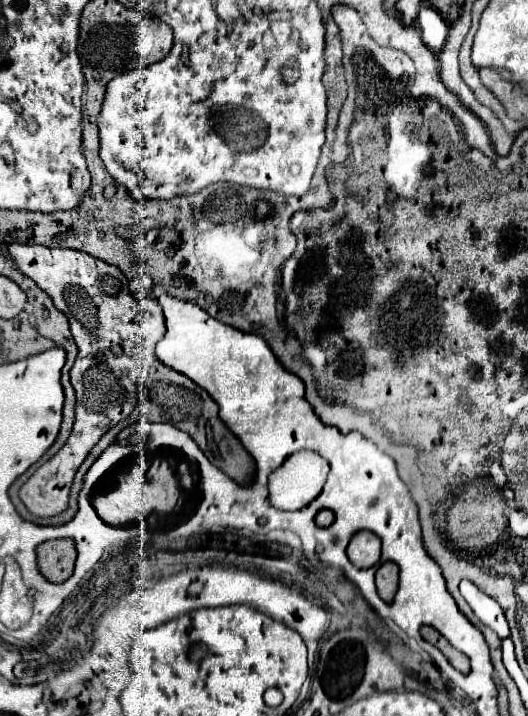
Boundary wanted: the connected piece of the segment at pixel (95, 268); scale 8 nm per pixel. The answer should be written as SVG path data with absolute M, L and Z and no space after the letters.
M10 244L8 252L16 264L16 270L32 278L52 298L56 308L66 314L74 342L78 346L78 358L74 362L74 368L70 370L70 380L76 390L76 422L72 434L64 444L64 448L60 448L60 452L54 458L50 458L44 466L40 466L20 488L20 500L24 502L28 512L40 518L50 518L66 510L72 478L80 468L80 464L84 462L84 458L88 456L88 452L112 426L128 418L130 412L134 410L138 402L136 378L146 366L146 356L152 358L154 346L162 340L166 326L158 302L142 298L142 310L138 312L138 302L136 296L130 292L130 284L126 276L122 274L120 268L112 264L106 264L84 252L72 252L68 248L48 248L40 244Z

